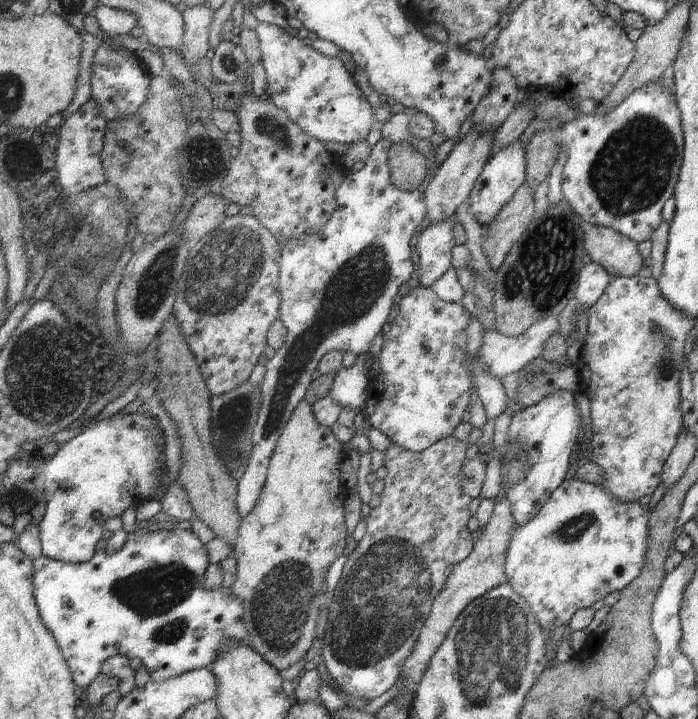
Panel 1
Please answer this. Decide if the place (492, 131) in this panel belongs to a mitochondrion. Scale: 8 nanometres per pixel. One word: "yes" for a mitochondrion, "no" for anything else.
no

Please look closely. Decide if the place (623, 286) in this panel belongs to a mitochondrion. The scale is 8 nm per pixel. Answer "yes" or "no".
no

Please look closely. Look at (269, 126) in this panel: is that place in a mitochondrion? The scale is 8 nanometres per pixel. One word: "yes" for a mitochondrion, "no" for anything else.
yes

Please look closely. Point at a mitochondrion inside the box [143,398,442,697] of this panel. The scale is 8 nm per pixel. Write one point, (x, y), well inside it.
(384, 599)

